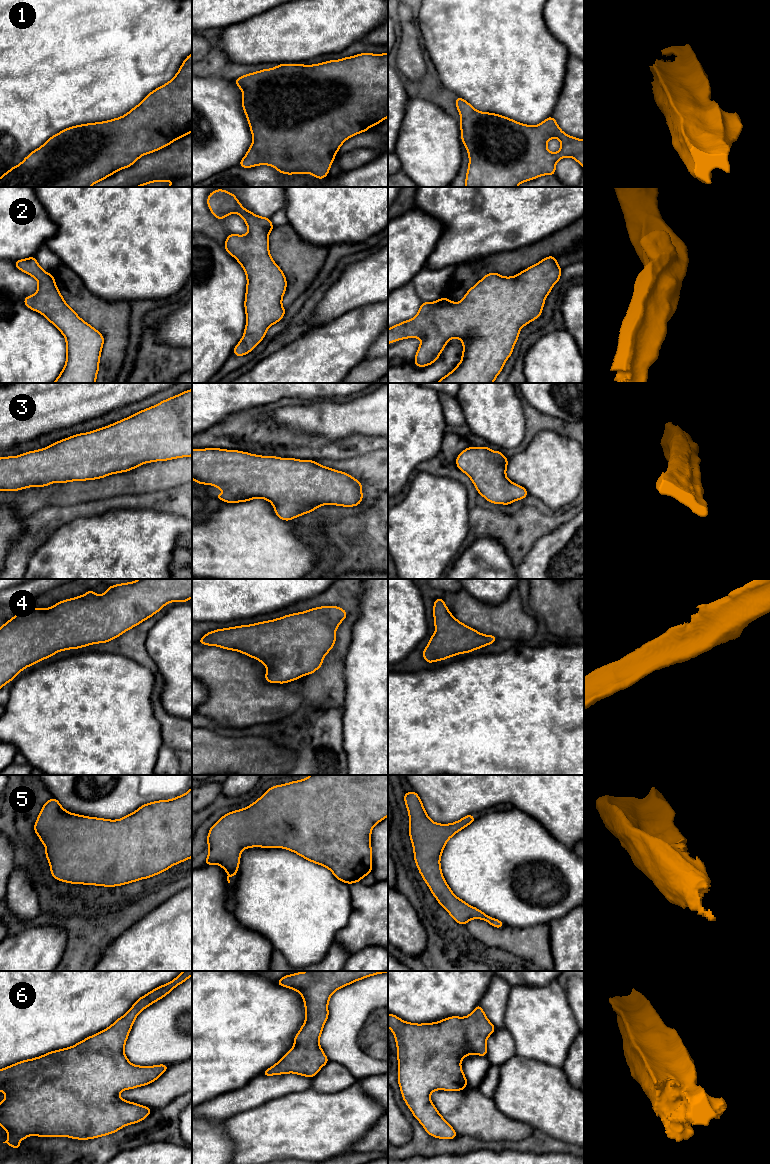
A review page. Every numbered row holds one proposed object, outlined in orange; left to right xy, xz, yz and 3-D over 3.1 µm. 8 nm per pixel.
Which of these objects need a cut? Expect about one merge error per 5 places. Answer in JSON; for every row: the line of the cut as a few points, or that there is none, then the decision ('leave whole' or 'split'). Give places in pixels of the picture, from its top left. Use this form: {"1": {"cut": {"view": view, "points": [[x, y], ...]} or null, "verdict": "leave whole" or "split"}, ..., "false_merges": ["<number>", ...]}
{"1": {"cut": null, "verdict": "leave whole"}, "2": {"cut": null, "verdict": "leave whole"}, "3": {"cut": null, "verdict": "leave whole"}, "4": {"cut": null, "verdict": "leave whole"}, "5": {"cut": null, "verdict": "leave whole"}, "6": {"cut": null, "verdict": "leave whole"}, "false_merges": []}

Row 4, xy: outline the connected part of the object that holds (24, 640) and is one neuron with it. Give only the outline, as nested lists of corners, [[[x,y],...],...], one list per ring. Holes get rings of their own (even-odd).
[[[139,579],[134,582],[122,583],[113,586],[109,586],[107,591],[102,595],[97,596],[94,590],[86,592],[82,596],[78,596],[75,598],[67,599],[61,602],[56,603],[54,606],[46,609],[39,608],[27,608],[19,613],[17,613],[11,620],[8,620],[3,626],[0,627],[0,689],[6,684],[12,681],[23,669],[29,667],[31,665],[36,664],[37,662],[47,659],[53,656],[55,653],[68,650],[68,649],[76,649],[85,647],[91,644],[96,643],[106,643],[111,641],[121,634],[125,633],[127,630],[137,626],[144,620],[150,618],[155,613],[160,611],[167,603],[171,603],[174,601],[178,602],[187,602],[190,598],[192,598],[192,579]]]

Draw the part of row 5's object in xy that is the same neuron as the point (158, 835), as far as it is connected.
[[[192,787],[184,795],[147,803],[118,820],[69,813],[51,798],[43,805],[34,832],[44,843],[56,880],[106,887],[136,882],[192,857]]]

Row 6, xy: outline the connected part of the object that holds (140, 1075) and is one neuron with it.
[[[183,971],[174,980],[139,998],[107,1029],[74,1046],[0,1069],[0,1091],[6,1094],[6,1098],[0,1103],[0,1126],[8,1133],[8,1138],[3,1143],[20,1149],[21,1145],[18,1142],[30,1135],[67,1136],[87,1140],[112,1134],[126,1125],[144,1120],[152,1109],[128,1102],[118,1094],[123,1090],[152,1083],[168,1069],[169,1065],[134,1065],[124,1053],[125,1043],[138,1014],[165,997],[190,976],[192,971]]]

